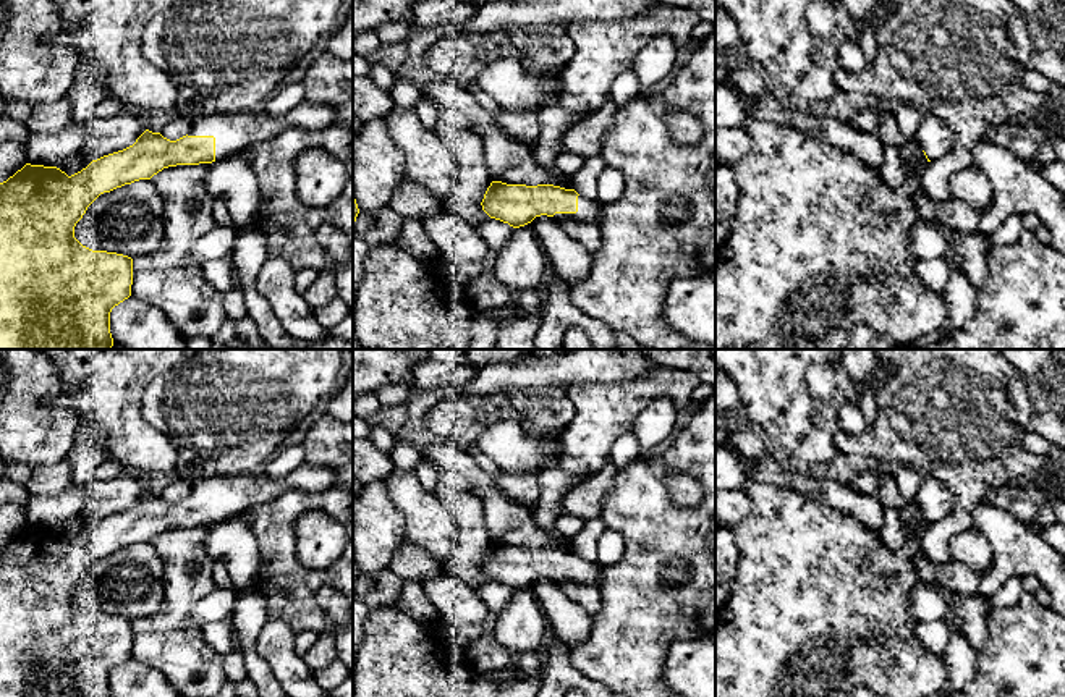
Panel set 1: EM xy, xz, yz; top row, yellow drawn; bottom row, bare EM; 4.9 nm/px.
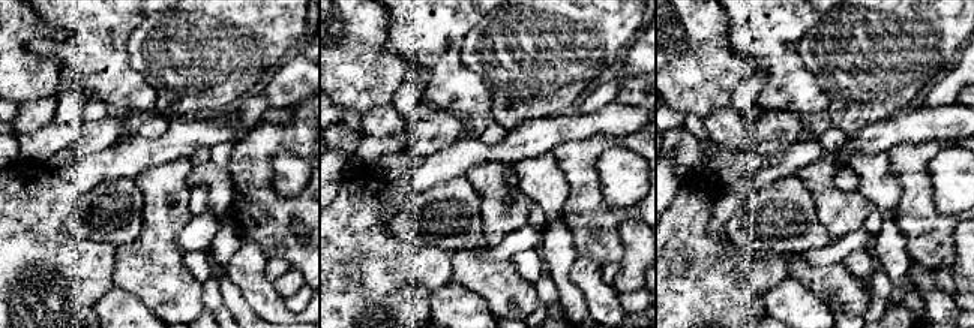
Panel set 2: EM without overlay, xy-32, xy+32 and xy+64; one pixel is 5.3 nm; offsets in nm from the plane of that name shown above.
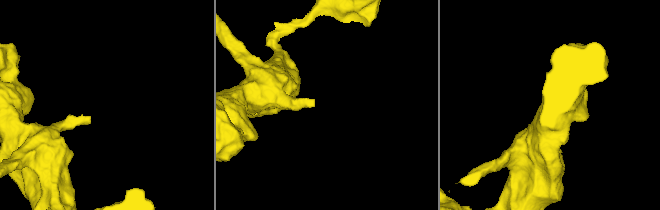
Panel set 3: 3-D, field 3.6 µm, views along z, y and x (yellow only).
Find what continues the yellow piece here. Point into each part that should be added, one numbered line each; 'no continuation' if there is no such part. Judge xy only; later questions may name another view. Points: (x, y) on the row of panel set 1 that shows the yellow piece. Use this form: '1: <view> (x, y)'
1: xy (233, 131)

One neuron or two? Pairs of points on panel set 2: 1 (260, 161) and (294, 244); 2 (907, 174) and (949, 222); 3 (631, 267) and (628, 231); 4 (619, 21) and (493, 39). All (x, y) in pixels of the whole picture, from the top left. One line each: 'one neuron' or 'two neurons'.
1: one neuron
2: one neuron
3: one neuron
4: one neuron

